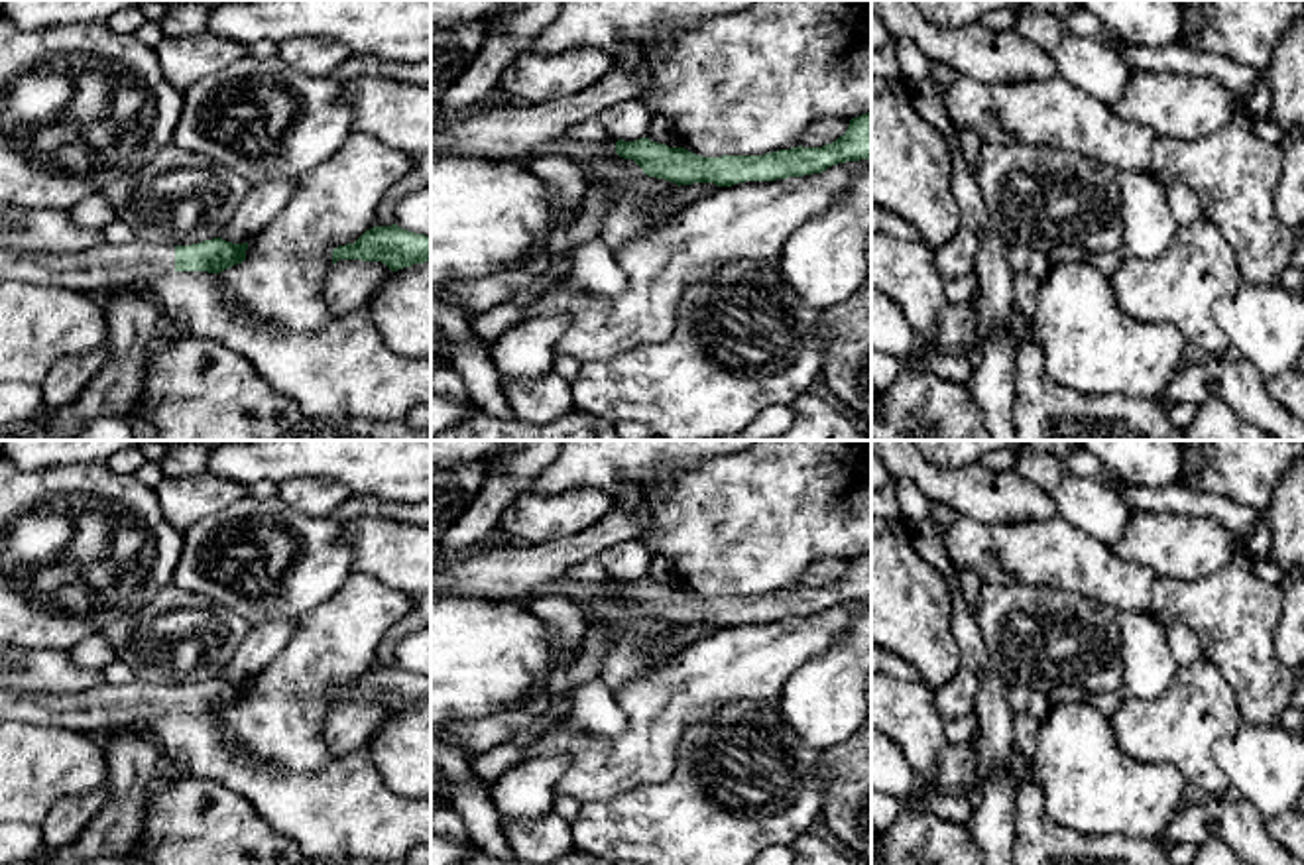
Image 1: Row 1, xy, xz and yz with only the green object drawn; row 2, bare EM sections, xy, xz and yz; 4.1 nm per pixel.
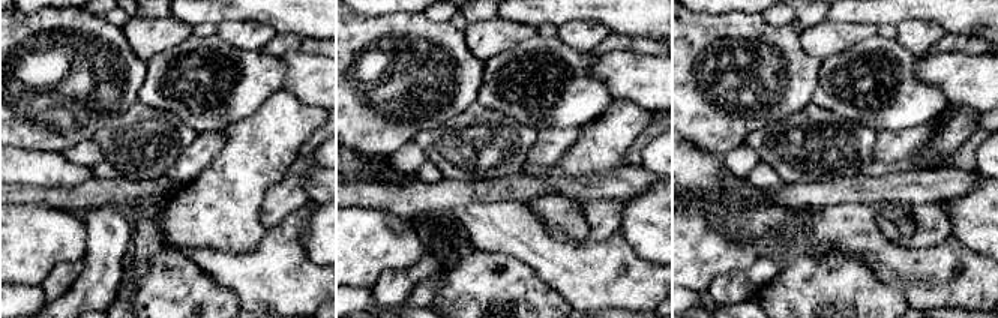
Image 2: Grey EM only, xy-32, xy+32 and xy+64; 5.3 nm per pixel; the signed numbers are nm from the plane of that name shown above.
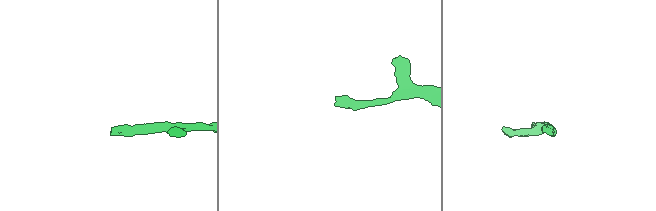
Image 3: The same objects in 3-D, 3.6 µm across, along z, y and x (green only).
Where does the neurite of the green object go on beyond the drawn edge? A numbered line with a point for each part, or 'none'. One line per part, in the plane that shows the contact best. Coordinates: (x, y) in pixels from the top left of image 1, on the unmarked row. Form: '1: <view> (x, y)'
1: xy (107, 708)

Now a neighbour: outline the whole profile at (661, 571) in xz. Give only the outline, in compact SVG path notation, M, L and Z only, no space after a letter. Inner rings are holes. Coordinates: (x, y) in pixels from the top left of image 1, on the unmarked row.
M661 552L651 554L651 562L649 562L649 570L647 570L645 578L649 578L651 582L657 582L657 584L665 584L669 588L682 588L682 582L675 570L671 558L667 558Z

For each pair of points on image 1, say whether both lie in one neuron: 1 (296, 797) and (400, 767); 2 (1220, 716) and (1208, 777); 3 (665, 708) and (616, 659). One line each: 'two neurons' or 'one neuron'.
1: two neurons
2: one neuron
3: two neurons

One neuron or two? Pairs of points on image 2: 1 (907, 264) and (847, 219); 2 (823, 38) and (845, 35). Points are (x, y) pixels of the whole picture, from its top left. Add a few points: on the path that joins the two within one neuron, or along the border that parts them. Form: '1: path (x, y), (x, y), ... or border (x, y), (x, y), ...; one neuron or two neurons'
1: path (892, 263), (862, 234); one neuron
2: path (829, 38), (839, 36); one neuron

